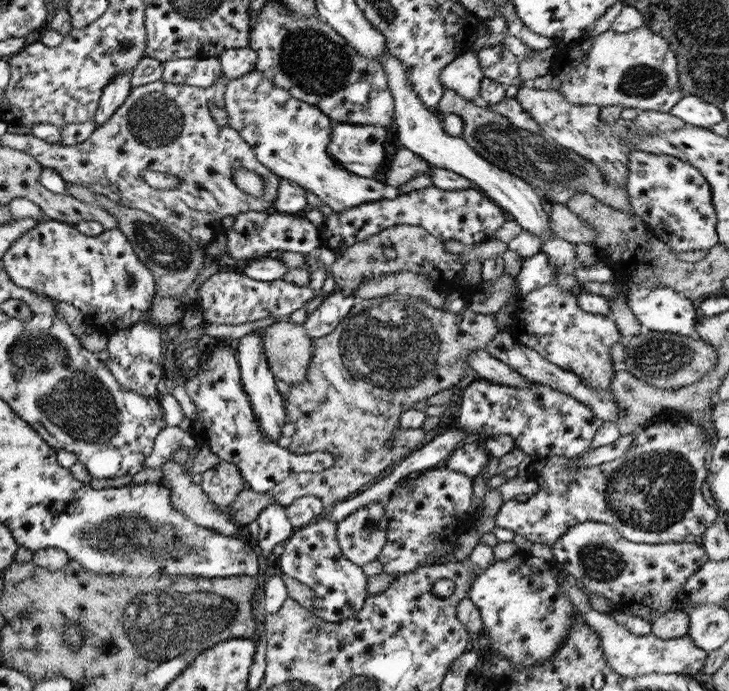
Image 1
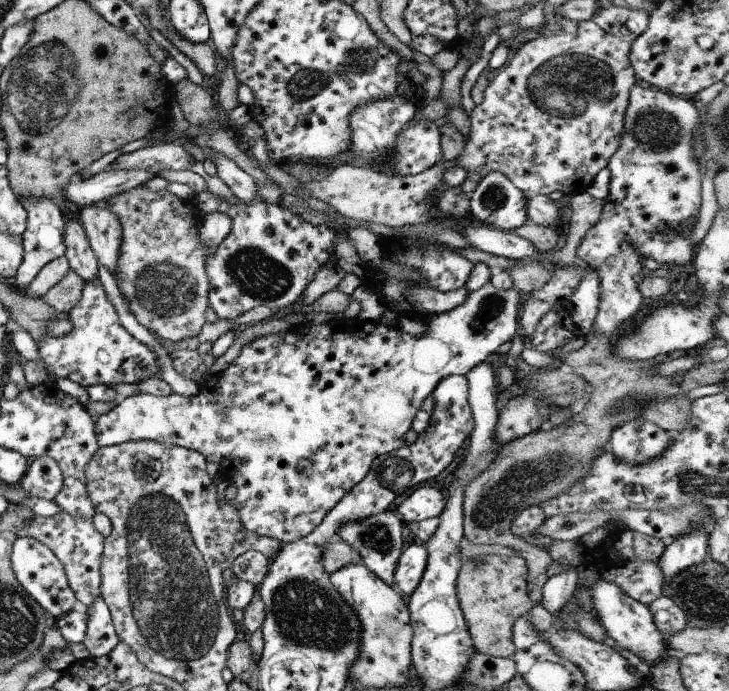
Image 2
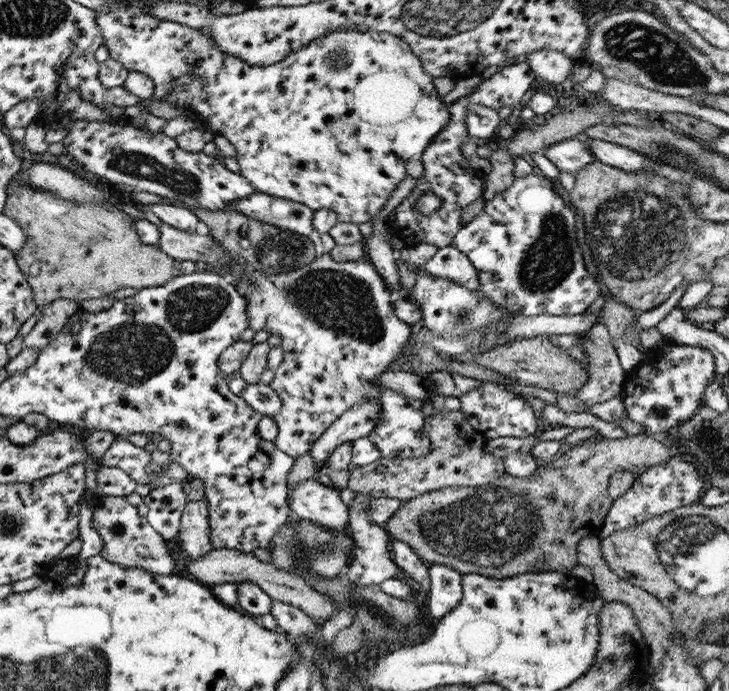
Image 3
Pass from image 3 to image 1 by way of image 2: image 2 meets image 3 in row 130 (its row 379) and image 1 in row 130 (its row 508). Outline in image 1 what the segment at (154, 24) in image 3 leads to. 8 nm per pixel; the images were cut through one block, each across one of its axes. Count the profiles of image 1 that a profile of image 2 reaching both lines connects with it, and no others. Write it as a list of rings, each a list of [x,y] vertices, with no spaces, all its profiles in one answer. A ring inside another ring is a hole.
[[[250,70],[247,74],[241,74],[239,78],[229,80],[224,92],[222,108],[227,113],[227,124],[239,133],[239,136],[249,146],[254,157],[271,172],[278,176],[279,182],[289,181],[298,184],[301,188],[309,190],[326,204],[332,211],[341,212],[352,206],[383,199],[385,185],[374,178],[357,176],[339,166],[327,151],[329,135],[335,124],[328,116],[325,116],[316,106],[301,102],[293,98],[288,91],[276,87],[260,72]]]

